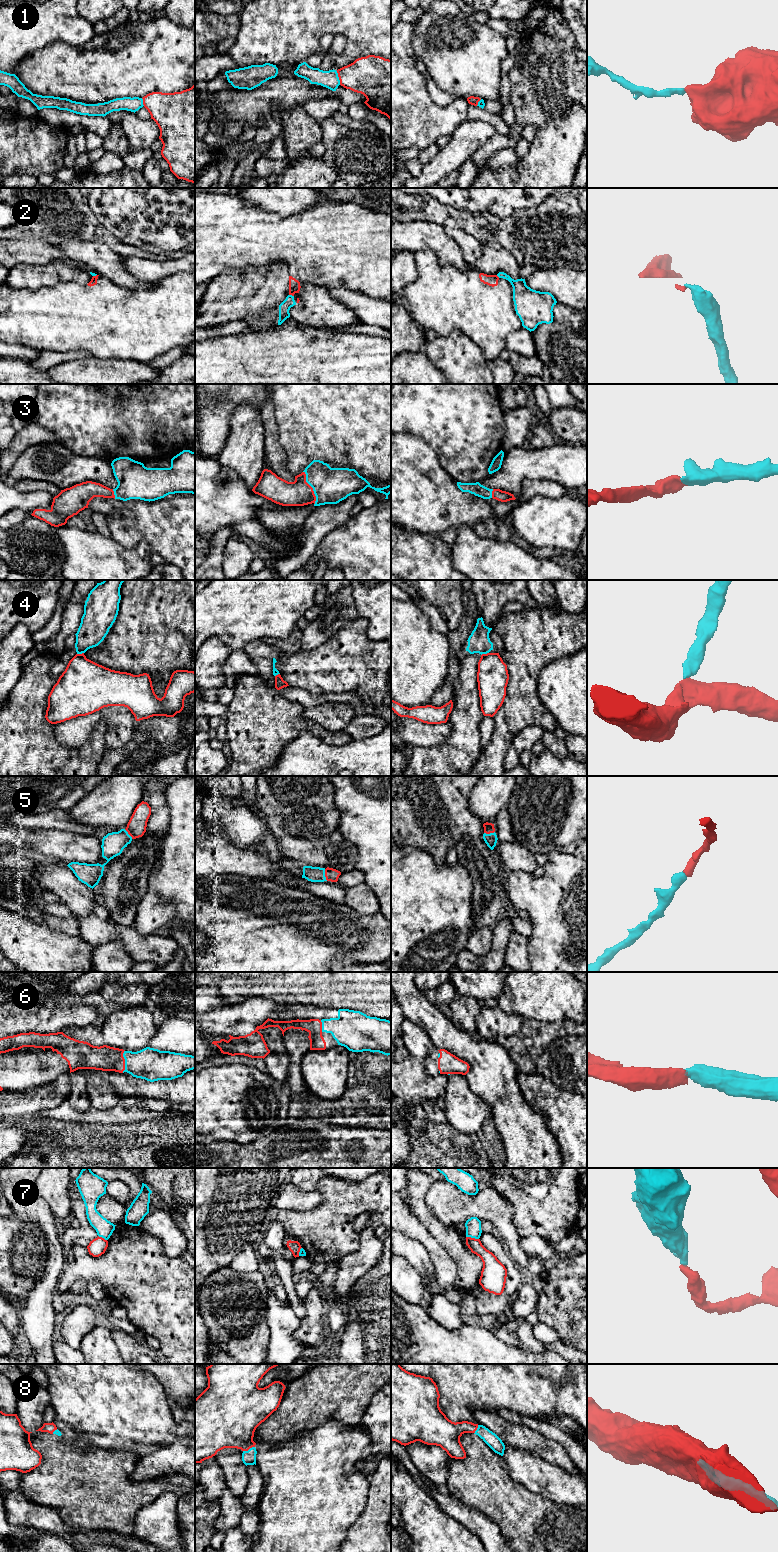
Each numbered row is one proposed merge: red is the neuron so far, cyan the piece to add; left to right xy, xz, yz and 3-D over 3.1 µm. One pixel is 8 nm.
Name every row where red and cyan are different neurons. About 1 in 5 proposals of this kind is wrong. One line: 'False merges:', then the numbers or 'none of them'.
False merges: 1, 2, 4, 7

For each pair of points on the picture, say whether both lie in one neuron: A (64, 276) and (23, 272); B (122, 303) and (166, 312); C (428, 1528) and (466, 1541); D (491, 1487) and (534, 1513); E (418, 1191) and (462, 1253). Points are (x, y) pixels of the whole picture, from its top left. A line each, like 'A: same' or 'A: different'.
A: same
B: same
C: same
D: same
E: same

